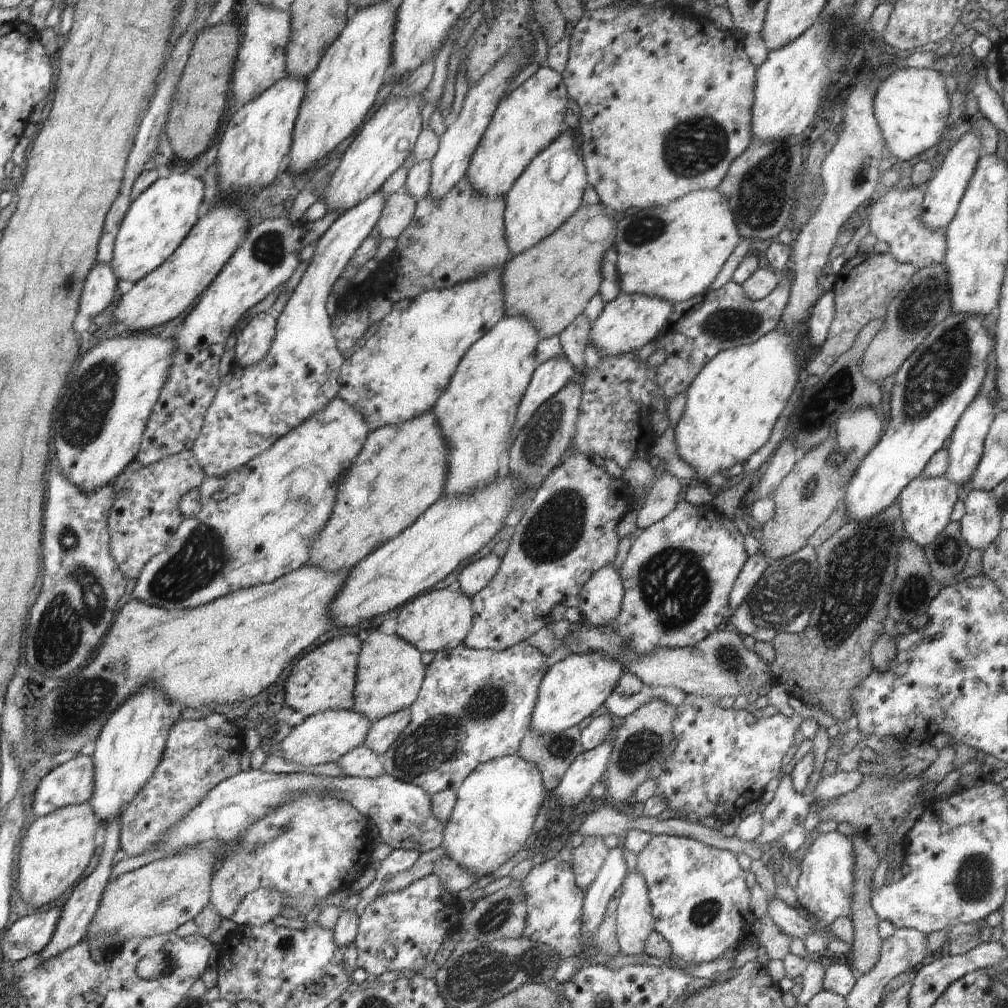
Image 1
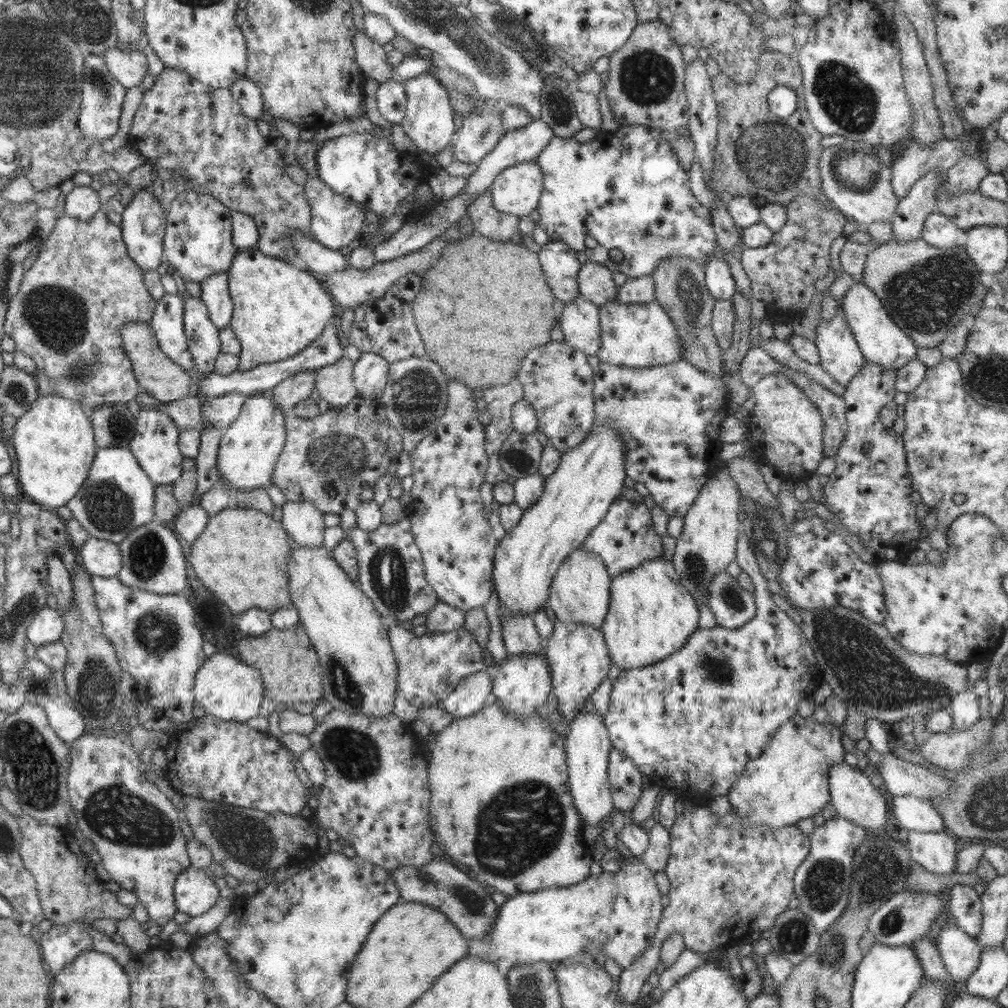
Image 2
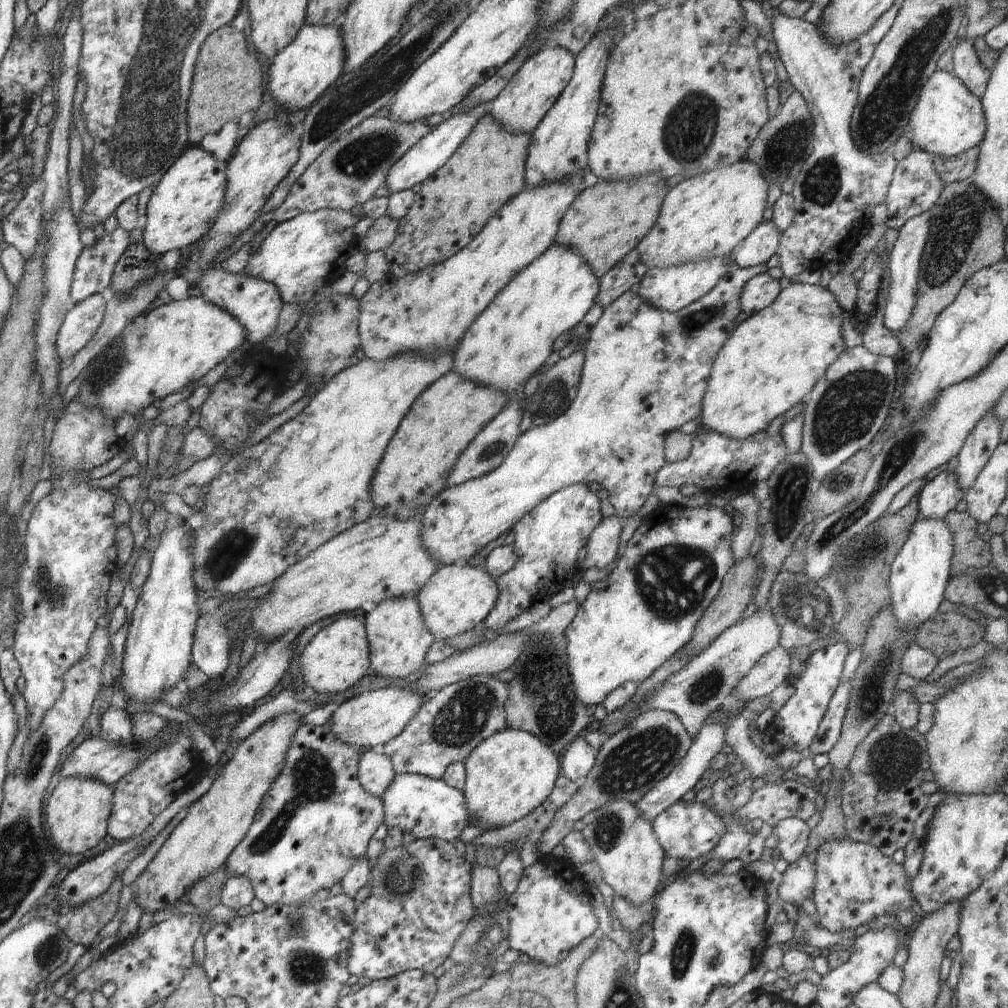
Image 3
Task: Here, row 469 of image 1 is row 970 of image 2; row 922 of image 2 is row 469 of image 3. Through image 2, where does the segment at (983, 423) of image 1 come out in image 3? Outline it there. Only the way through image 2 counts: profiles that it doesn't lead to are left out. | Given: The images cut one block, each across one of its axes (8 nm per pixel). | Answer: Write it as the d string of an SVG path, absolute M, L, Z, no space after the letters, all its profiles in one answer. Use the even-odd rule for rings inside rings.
M947 468L926 482L918 494L920 518L943 519L956 508L956 504L964 498L956 480L954 469Z

